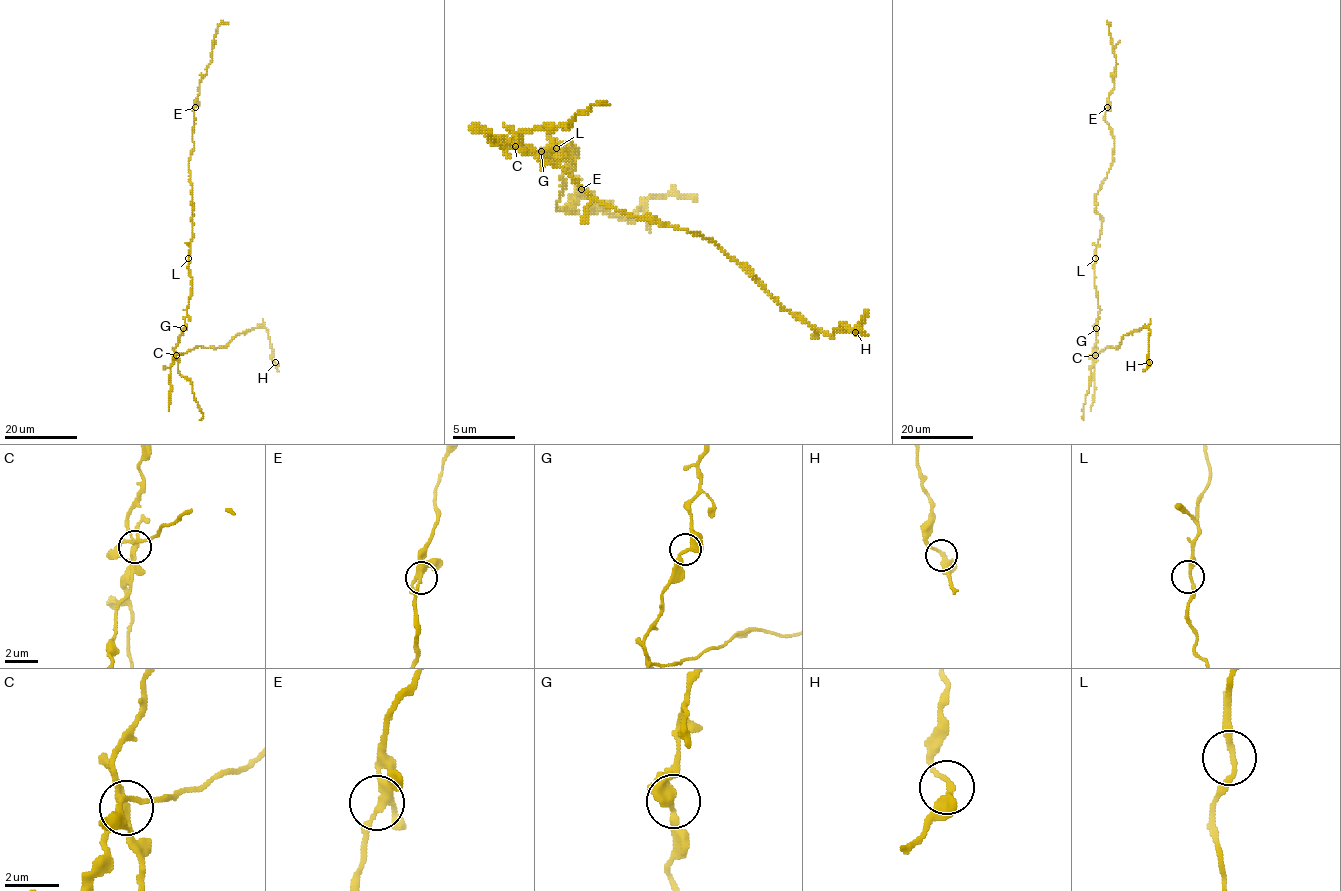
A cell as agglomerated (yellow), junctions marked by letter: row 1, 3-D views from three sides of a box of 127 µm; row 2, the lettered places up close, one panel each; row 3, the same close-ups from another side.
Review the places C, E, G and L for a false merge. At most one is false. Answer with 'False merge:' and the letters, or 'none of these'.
False merge: C

